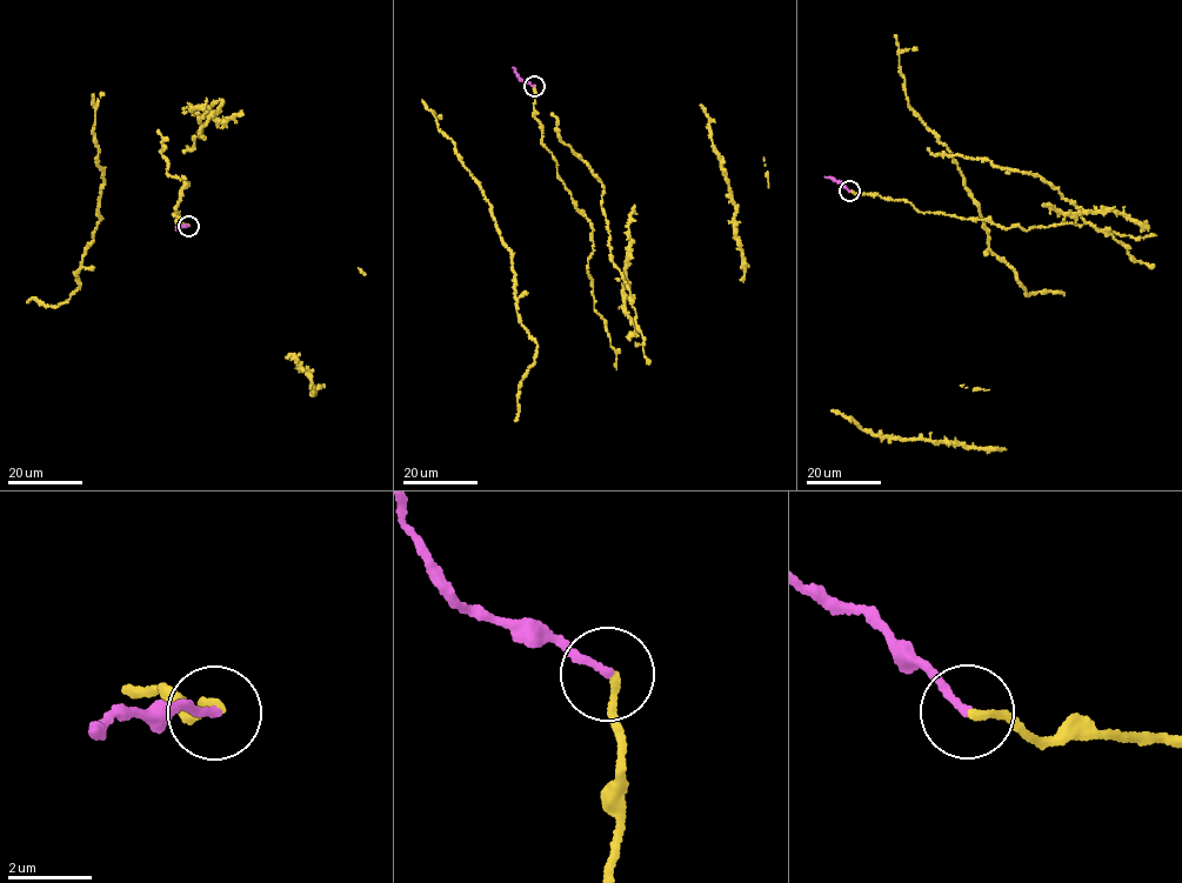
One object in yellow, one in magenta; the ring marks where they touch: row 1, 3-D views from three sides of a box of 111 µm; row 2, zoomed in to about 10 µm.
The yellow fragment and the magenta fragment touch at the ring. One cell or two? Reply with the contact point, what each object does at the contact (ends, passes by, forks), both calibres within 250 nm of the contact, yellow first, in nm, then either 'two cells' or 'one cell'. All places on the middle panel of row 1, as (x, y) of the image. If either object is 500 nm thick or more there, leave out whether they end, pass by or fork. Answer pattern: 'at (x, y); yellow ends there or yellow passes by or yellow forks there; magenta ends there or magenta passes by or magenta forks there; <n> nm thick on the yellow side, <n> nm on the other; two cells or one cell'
at (534, 86); yellow ends there; magenta ends there; 190 nm thick on the yellow side, 180 nm on the other; one cell

